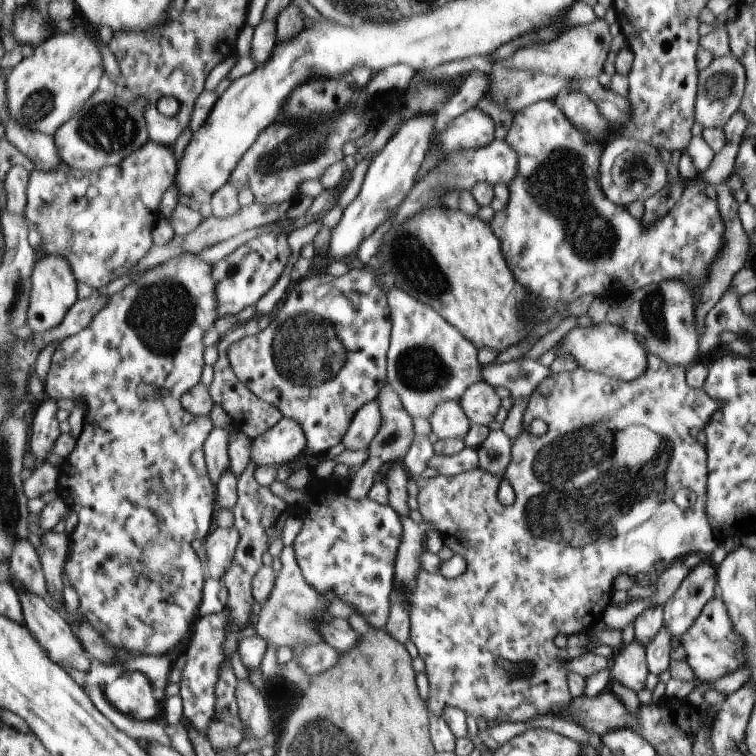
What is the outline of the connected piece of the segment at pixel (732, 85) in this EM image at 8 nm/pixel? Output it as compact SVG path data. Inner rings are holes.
M731 53L713 60L696 76L694 122L701 128L720 128L725 126L733 112L739 108L744 89L744 70L741 63Z

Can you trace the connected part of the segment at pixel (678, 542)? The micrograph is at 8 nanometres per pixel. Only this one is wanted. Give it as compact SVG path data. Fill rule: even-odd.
M647 353L646 355L647 368L645 368L645 372L629 381L609 378L608 375L585 370L581 366L576 366L571 372L550 374L544 379L539 388L535 390L535 394L530 396L531 402L525 413L524 420L526 425L530 425L535 418L540 418L546 422L547 431L541 437L537 437L533 436L526 427L525 432L519 438L512 440L511 464L507 466L507 472L505 472L503 478L499 478L497 474L485 472L478 465L475 470L465 471L463 474L457 474L457 476L447 476L439 473L433 478L420 477L418 479L419 494L417 503L419 506L418 511L421 512L423 520L431 522L441 534L444 546L451 548L454 553L462 554L466 562L466 571L453 579L442 577L437 573L430 572L427 567L424 568L419 572L417 588L410 596L410 640L416 645L419 657L426 662L425 670L431 689L431 696L426 702L432 716L441 717L445 708L452 706L464 710L467 714L481 716L488 720L491 725L500 722L529 723L530 719L537 718L537 716L546 716L547 714L569 720L569 702L572 701L569 670L564 667L565 660L559 658L559 648L555 646L553 640L559 633L568 637L572 634L587 632L587 628L569 628L569 610L573 612L573 606L577 606L575 610L577 610L577 614L581 614L581 618L585 618L583 622L597 620L597 618L601 618L601 612L611 602L609 600L611 598L611 588L615 584L613 578L620 575L633 577L639 572L655 576L656 573L666 569L675 560L684 559L687 555L694 553L700 556L710 554L713 548L717 546L705 514L705 449L704 446L697 443L695 437L689 435L691 428L700 430L705 426L705 422L717 410L717 402L715 402L714 398L709 398L702 388L694 389L687 386L684 378L686 370L683 367L669 366L663 360L653 356L653 354ZM615 468L617 470L629 470L631 468L631 479L623 479L622 482L619 482ZM501 480L507 480L514 491L515 500L511 505L503 505L497 498ZM573 484L577 484L577 488L583 488L583 492L582 489L577 489L573 492L571 490ZM679 490L691 490L695 494L696 499L693 506L682 510L674 505L672 501L673 494L679 492ZM501 660L509 660L511 664L527 662L527 664L533 666L535 672L531 676L521 676L521 678L513 676L499 664Z

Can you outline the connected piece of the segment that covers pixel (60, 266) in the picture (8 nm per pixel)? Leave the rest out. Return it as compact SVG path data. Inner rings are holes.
M61 254L43 255L33 270L32 292L29 300L28 326L32 332L44 333L56 329L64 321L73 305L80 299L78 294L80 283L72 263Z

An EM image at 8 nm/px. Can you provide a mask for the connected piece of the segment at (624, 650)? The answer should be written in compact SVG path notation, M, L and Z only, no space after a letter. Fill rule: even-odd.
M637 640L620 647L608 670L610 670L610 678L615 682L619 682L631 692L639 692L644 687L648 673L645 664L645 648L637 644Z

